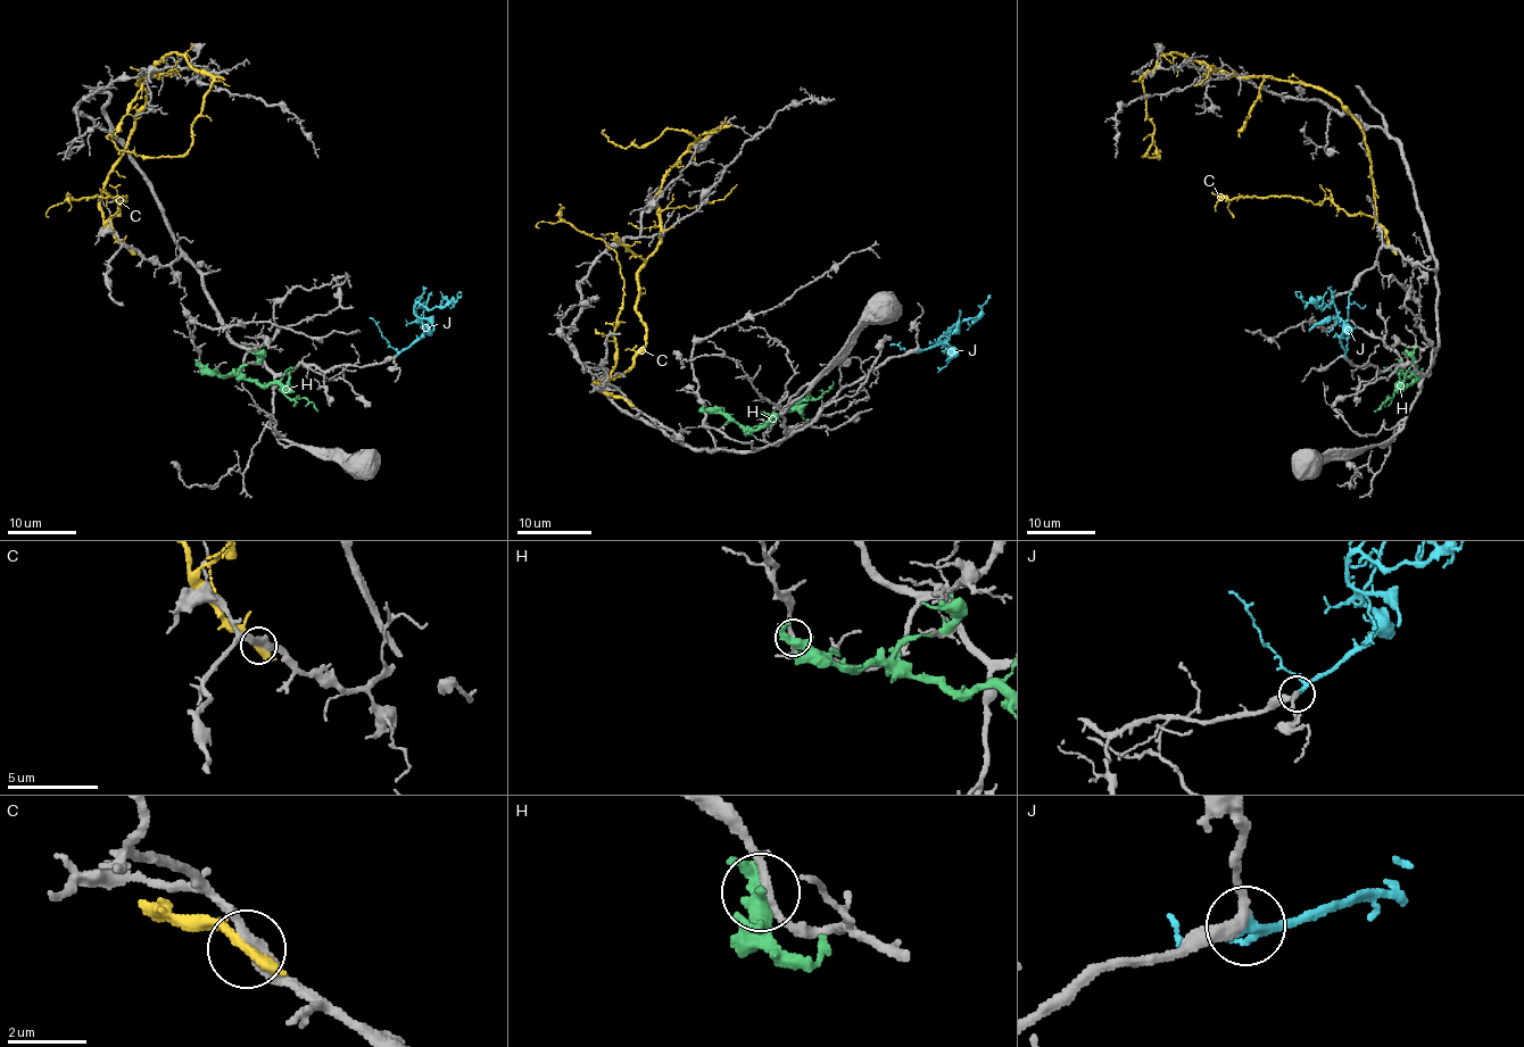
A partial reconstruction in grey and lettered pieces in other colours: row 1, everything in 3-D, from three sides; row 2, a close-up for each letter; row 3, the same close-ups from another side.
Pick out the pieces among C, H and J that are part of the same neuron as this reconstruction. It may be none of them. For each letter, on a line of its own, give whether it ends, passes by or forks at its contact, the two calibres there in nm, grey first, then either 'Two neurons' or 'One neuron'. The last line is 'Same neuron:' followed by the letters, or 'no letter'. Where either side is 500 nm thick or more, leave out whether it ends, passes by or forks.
C: It passes by. Thickness 400 nm (grey) against 280 nm. Two neurons
H: It passes by. Thickness 220 nm (grey) against 420 nm. Two neurons
J: It passes by. Thickness 280 nm (grey) against 200 nm. One neuron
Same neuron: J

